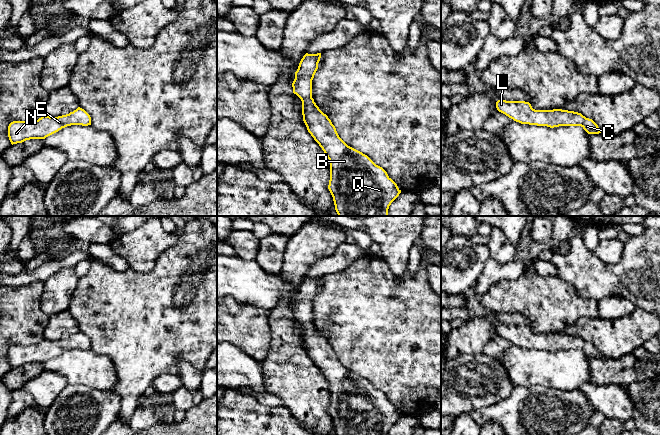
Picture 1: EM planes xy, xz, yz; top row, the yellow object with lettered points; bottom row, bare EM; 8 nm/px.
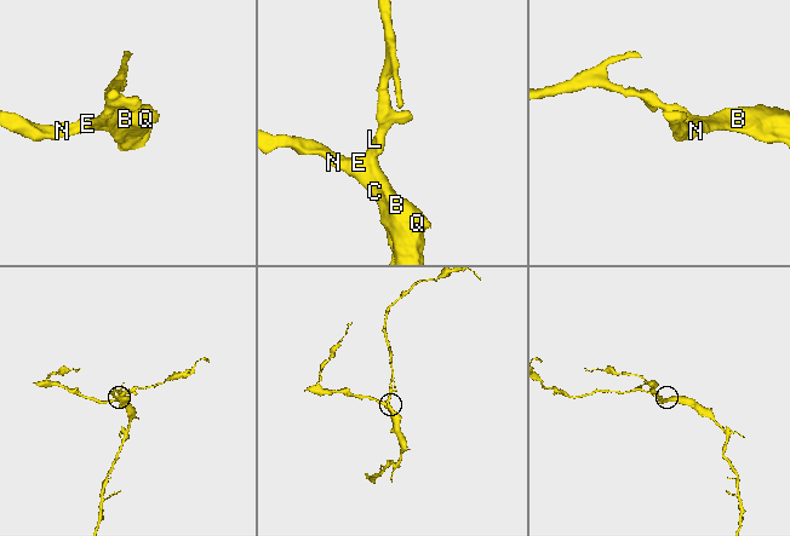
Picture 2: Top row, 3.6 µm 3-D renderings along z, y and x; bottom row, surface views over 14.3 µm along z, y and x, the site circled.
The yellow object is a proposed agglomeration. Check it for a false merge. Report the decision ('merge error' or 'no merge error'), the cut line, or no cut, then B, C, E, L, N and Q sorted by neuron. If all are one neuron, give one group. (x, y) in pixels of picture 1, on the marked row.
no merge error; no cut; B C E L N Q

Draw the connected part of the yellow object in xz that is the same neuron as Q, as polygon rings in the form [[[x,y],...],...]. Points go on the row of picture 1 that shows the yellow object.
[[[321,53],[303,56],[292,87],[302,101],[308,132],[330,161],[328,189],[335,210],[338,216],[389,216],[389,206],[401,190],[382,167],[339,137],[331,120],[312,98],[312,80],[320,58]]]

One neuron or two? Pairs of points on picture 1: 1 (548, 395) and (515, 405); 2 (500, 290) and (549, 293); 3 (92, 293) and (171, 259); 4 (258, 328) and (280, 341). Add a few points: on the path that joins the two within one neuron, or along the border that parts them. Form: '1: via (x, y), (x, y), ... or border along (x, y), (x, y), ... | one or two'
1: via (540, 403), (538, 405), (523, 405) | one
2: via (512, 293), (537, 293) | one
3: via (112, 293), (138, 293), (152, 279) | one
4: border along (268, 313), (270, 345), (264, 358) | two

